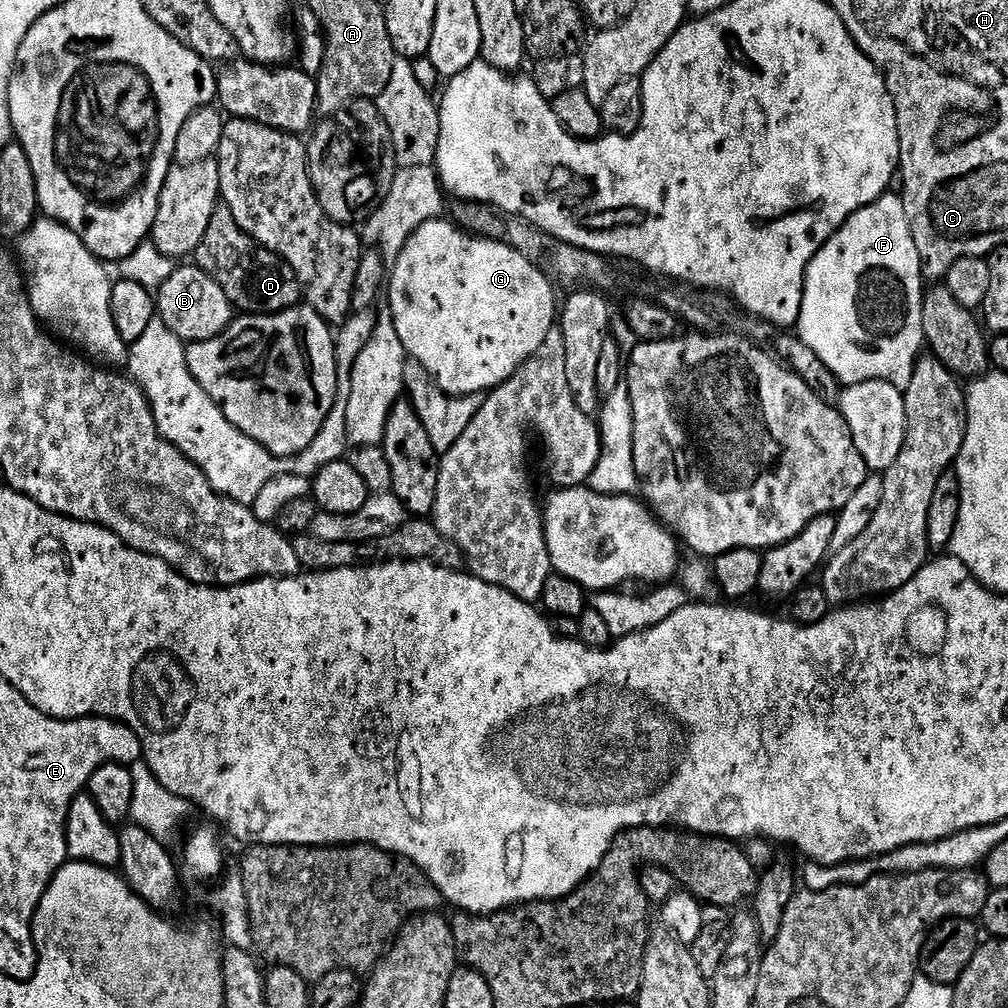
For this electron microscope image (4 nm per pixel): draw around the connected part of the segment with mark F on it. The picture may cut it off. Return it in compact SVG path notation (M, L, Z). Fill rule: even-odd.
M885 194L847 220L818 250L804 275L802 310L798 321L800 341L835 374L841 385L881 380L901 390L910 386L916 361L926 348L922 330L922 302L926 291L924 271L910 234L904 200Z

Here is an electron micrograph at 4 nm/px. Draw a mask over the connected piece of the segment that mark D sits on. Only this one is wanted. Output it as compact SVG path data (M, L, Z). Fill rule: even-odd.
M217 206L210 218L210 226L206 226L206 234L194 253L195 263L208 272L220 283L222 290L228 295L228 301L244 314L267 314L285 312L301 303L302 289L298 274L276 252L262 247L258 241L246 235L234 222L234 214L223 206Z

